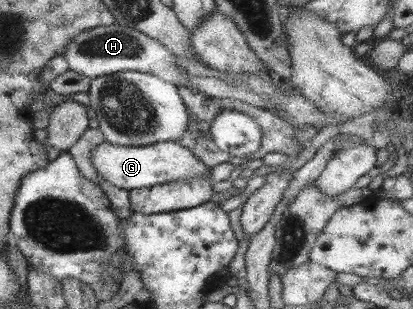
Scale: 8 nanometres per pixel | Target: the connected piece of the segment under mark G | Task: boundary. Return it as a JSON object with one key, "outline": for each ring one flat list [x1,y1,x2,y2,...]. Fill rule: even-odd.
{"outline":[[104,141,91,150,91,161,99,177,113,186,128,190,157,186,204,177,211,179,211,168,199,161,189,148,176,141,157,142,148,146,118,146]]}

